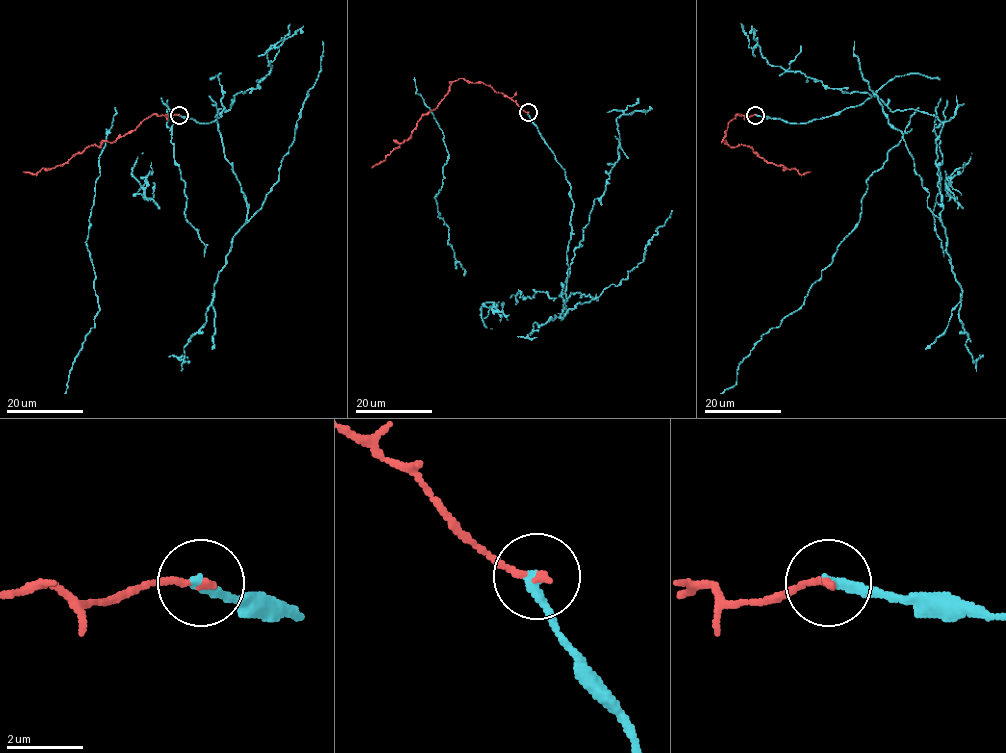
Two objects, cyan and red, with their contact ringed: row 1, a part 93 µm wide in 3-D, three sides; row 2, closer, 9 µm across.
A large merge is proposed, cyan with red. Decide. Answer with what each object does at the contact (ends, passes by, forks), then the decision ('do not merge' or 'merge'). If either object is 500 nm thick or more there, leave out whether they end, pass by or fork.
cyan ends; red ends; do not merge

